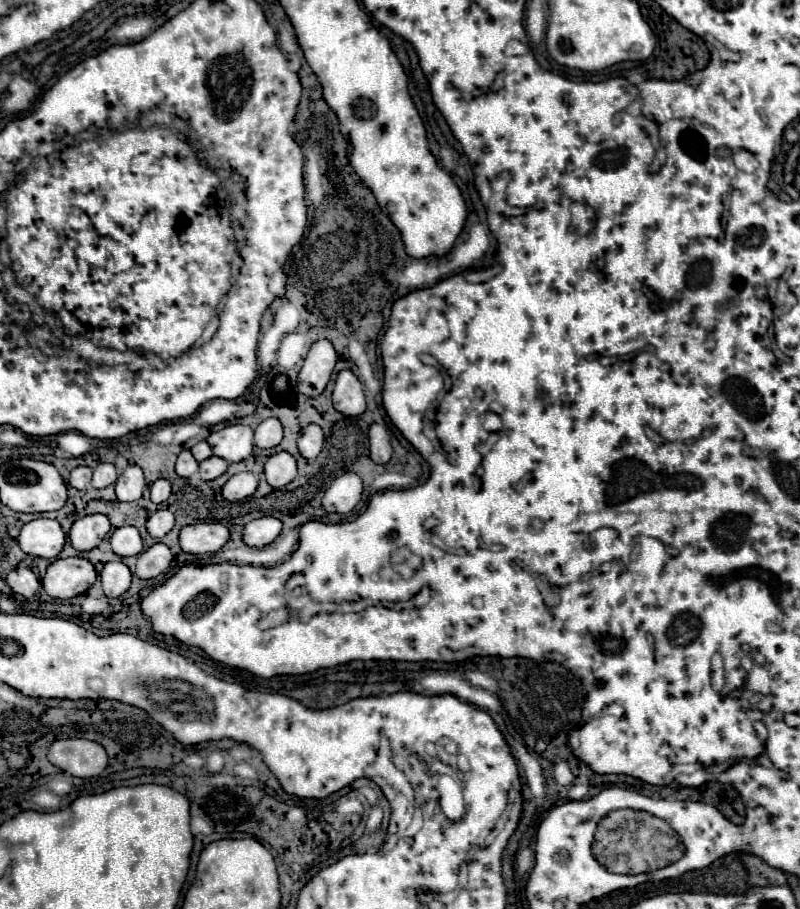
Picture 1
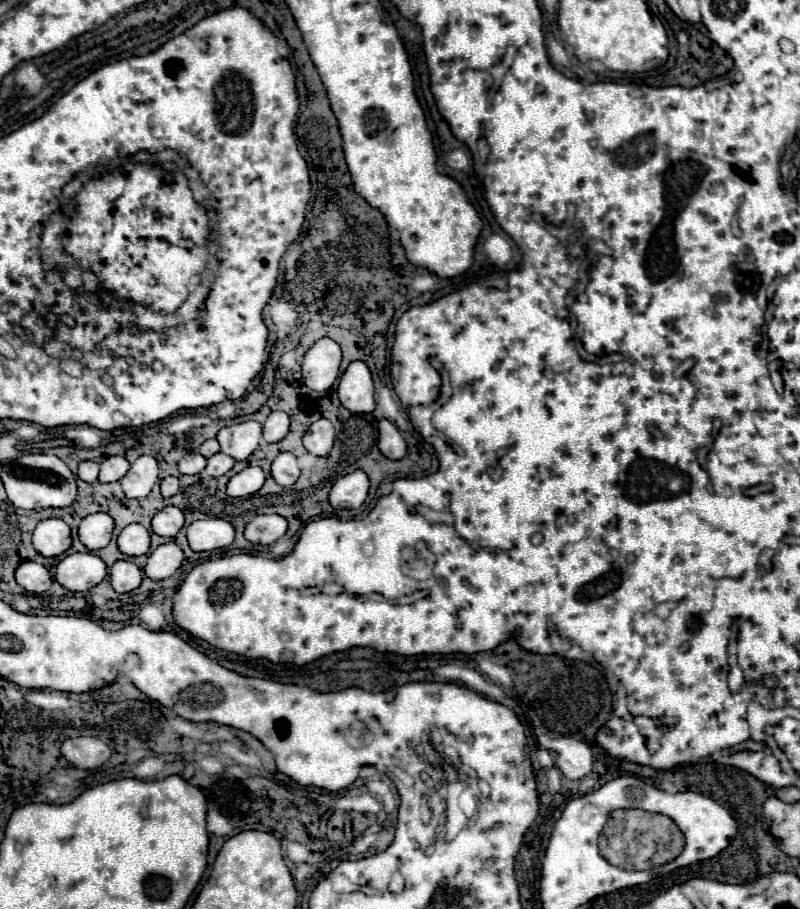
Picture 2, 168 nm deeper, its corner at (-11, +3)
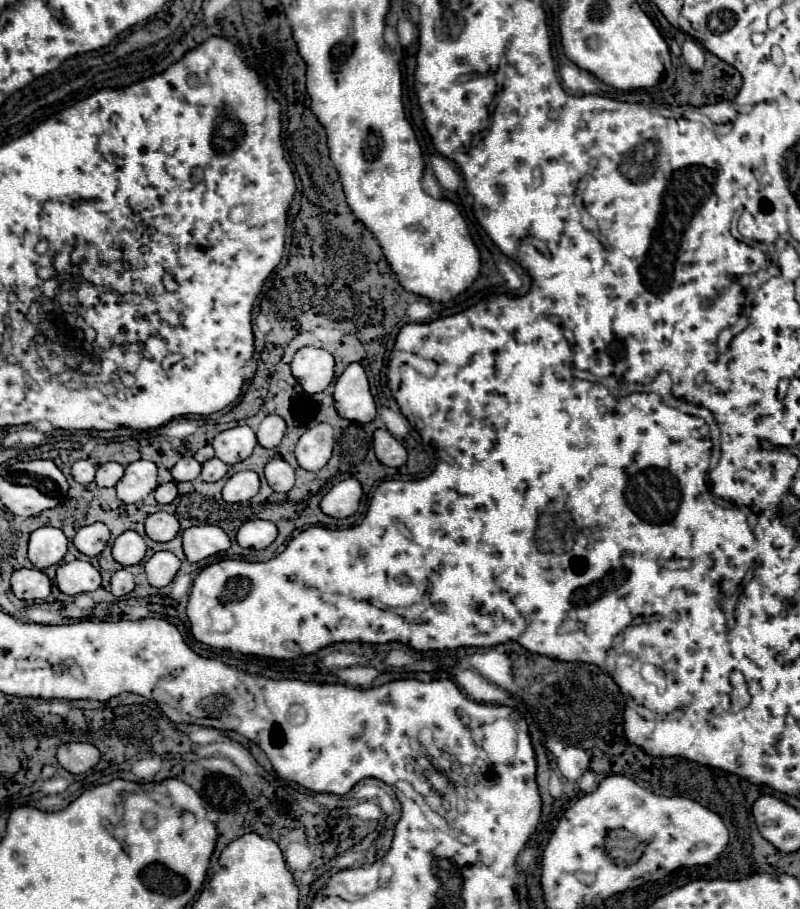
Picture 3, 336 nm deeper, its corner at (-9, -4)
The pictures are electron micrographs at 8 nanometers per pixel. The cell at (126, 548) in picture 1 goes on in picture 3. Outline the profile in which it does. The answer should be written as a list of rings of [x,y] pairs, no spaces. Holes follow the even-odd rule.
[[[136,531],[122,533],[112,545],[112,557],[124,567],[140,563],[144,555],[146,555],[146,543]]]

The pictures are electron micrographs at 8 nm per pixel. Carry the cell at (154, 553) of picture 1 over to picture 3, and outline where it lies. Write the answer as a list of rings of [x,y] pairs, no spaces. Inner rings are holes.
[[[158,551],[146,561],[146,577],[152,587],[166,587],[180,569],[180,559],[170,551]]]

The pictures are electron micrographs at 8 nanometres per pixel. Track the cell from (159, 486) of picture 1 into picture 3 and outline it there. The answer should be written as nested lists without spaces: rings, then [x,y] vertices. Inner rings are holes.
[[[162,483],[156,487],[156,501],[160,505],[168,505],[174,501],[174,497],[178,495],[178,489],[176,489],[176,483]]]

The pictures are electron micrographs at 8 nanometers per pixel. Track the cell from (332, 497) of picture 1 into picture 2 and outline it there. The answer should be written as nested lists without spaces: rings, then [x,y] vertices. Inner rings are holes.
[[[362,470],[342,476],[330,490],[330,504],[334,508],[360,508],[368,496],[370,480]]]

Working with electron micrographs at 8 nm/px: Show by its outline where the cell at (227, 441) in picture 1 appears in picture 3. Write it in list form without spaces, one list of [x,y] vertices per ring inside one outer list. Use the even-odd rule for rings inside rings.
[[[236,425],[228,431],[222,431],[214,437],[216,457],[228,465],[240,463],[250,457],[252,449],[256,447],[256,433],[248,425]]]

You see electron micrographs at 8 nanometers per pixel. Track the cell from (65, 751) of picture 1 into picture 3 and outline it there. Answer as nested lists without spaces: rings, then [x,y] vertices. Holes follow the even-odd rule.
[[[66,743],[58,747],[56,759],[70,773],[84,773],[100,761],[100,751],[90,743]]]

